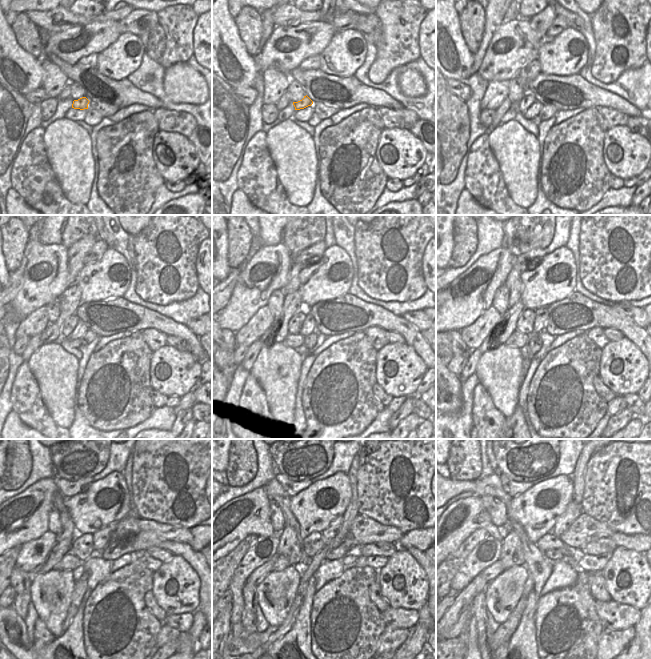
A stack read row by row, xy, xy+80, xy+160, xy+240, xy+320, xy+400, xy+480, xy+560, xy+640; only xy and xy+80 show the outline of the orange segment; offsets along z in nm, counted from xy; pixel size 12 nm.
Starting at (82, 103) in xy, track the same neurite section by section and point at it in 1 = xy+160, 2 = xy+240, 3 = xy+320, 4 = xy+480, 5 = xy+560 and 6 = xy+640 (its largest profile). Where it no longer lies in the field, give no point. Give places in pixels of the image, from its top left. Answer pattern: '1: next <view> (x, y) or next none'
1: next xy+160 (528, 99)
2: next xy+240 (70, 323)
3: next xy+320 (296, 322)
4: next xy+480 (82, 547)
5: next xy+560 (312, 544)
6: next xy+640 (549, 541)

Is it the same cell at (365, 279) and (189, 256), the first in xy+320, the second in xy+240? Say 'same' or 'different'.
same

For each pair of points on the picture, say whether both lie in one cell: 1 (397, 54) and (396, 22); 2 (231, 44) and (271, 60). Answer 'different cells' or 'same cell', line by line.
1: same cell
2: different cells

